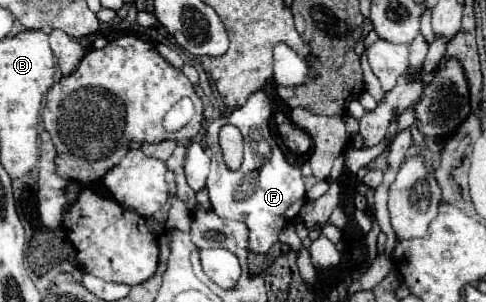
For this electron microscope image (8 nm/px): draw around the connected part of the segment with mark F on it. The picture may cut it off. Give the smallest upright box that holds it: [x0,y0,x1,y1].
[206,91,306,253]

